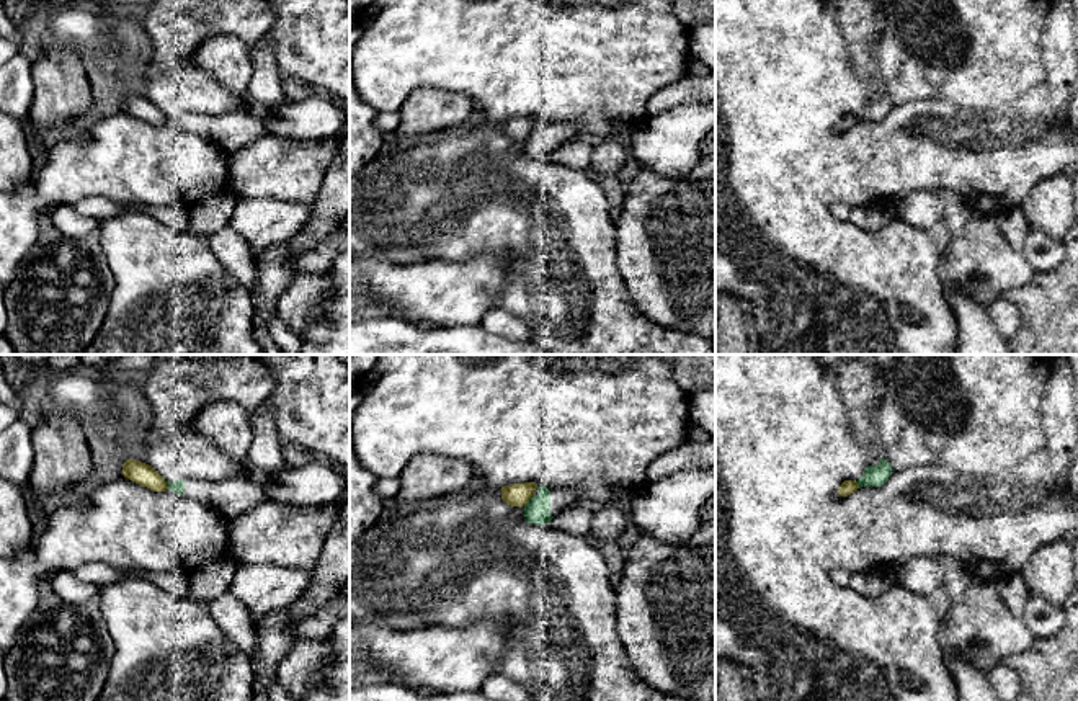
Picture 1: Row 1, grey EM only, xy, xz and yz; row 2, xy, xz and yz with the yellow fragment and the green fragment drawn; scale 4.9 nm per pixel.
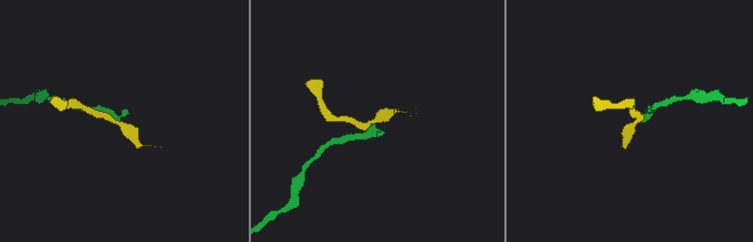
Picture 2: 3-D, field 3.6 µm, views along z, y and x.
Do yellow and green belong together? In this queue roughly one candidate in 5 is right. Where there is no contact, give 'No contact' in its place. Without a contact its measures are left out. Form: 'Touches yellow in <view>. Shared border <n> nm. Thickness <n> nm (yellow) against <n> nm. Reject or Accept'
Touches yellow in xz. Shared border 80 nm. Thickness 110 nm (yellow) against 130 nm. Reject

